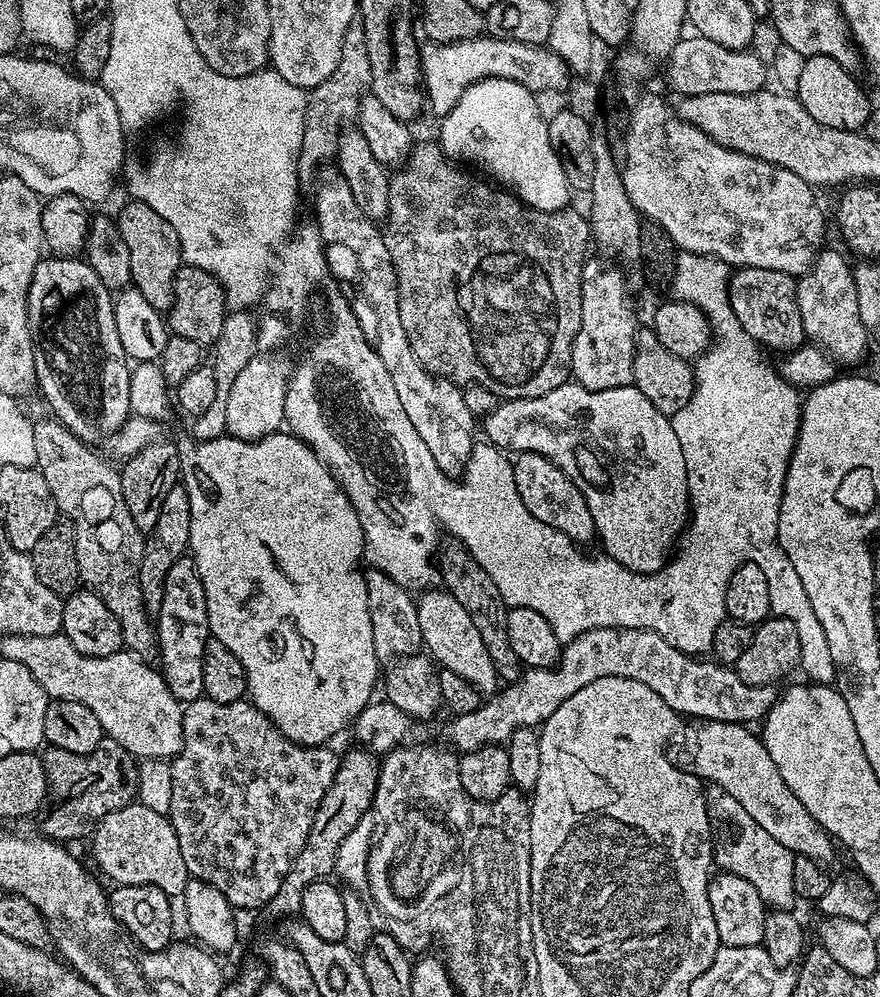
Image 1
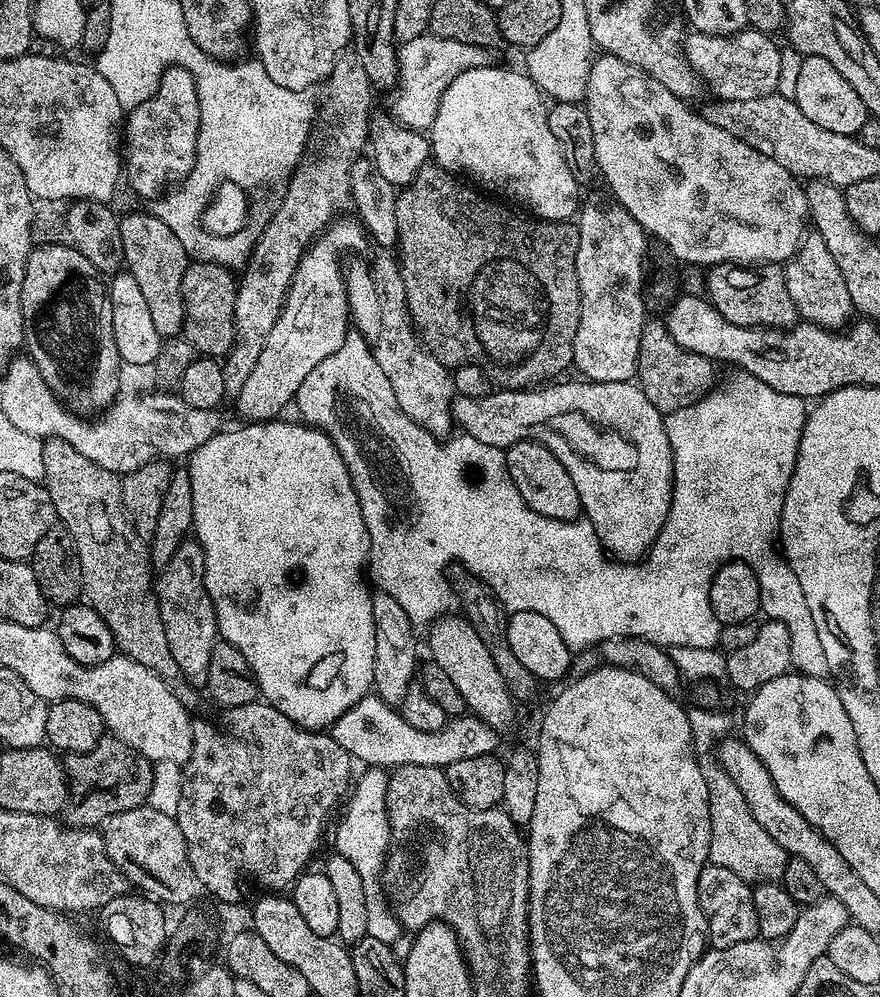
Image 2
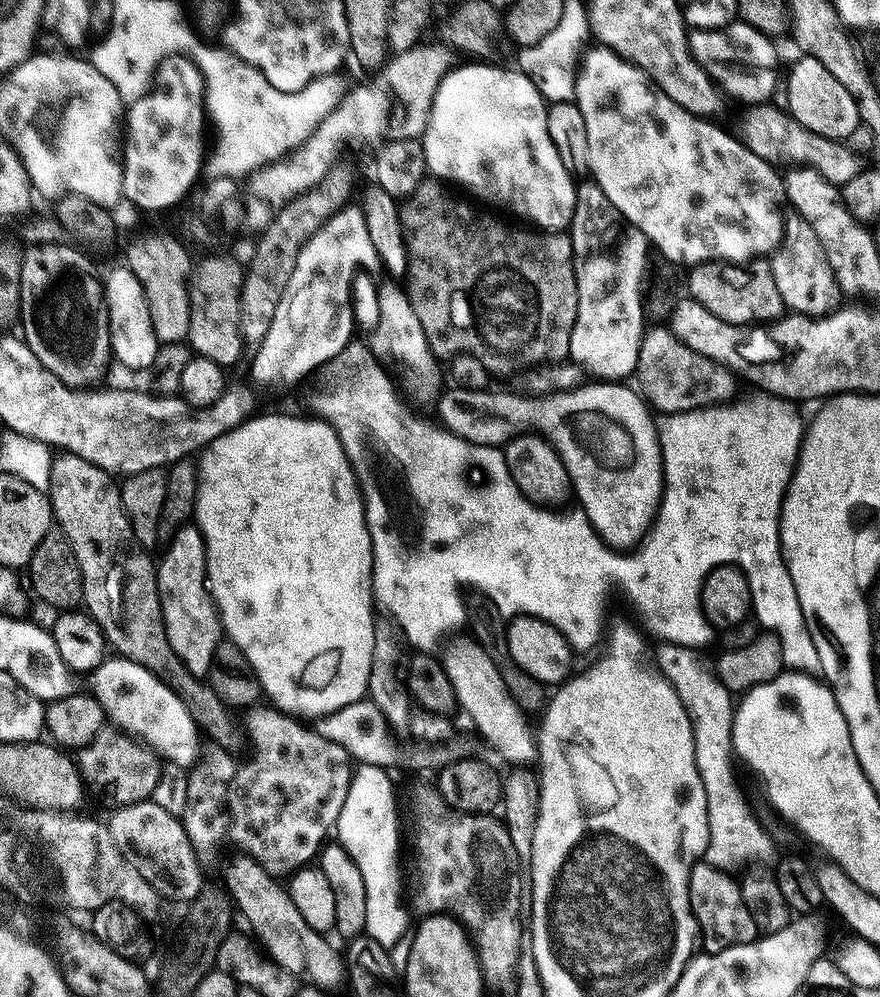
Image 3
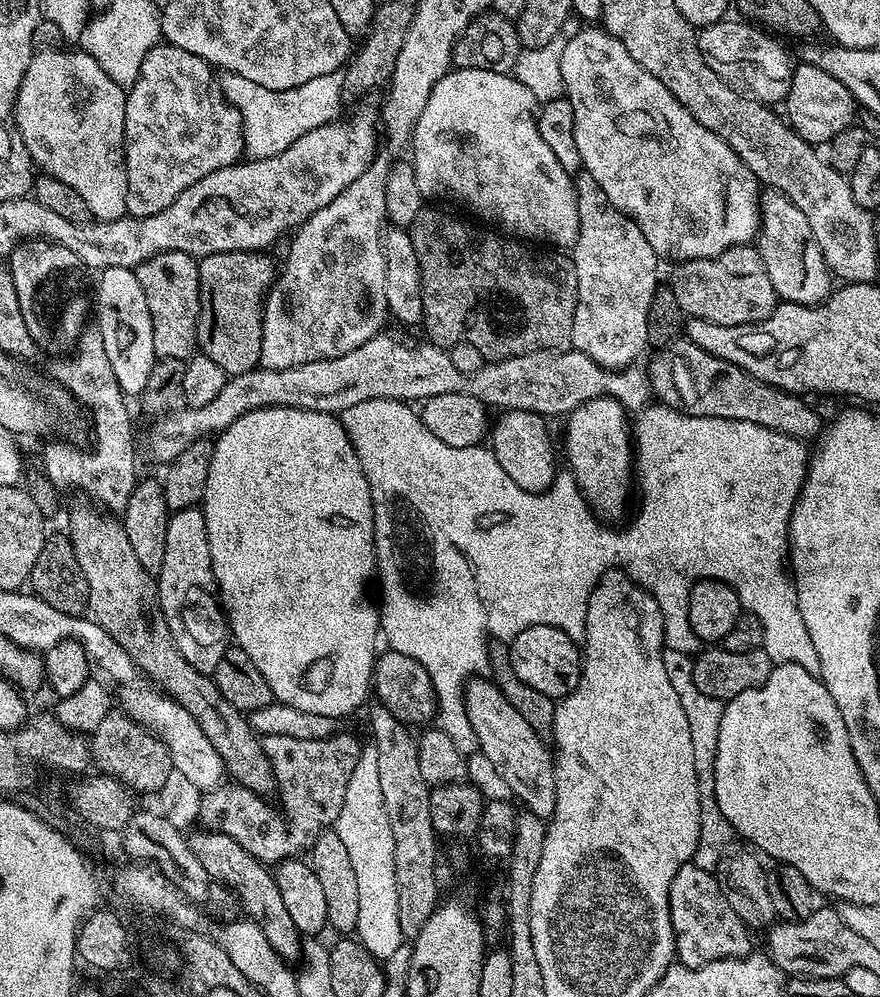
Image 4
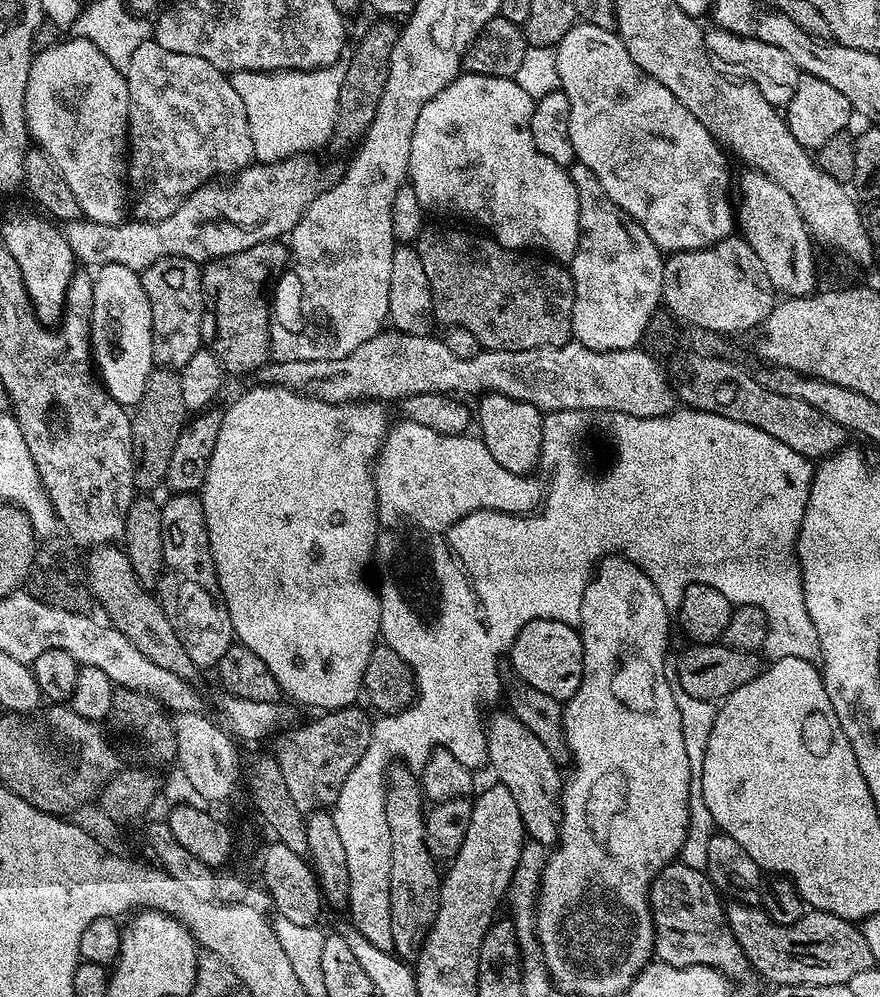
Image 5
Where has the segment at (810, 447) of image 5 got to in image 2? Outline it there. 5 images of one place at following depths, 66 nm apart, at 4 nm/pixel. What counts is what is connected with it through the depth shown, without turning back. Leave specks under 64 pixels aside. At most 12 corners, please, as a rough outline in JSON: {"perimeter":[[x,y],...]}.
{"perimeter":[[645,319],[635,379],[662,414],[702,399],[713,361]]}

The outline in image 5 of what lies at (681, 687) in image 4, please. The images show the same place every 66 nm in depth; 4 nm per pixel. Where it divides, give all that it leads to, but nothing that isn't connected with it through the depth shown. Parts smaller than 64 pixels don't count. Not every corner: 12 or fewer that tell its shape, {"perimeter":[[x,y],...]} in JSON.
{"perimeter":[[675,689],[682,740],[696,781],[679,859],[703,870],[717,831],[706,806],[702,766],[717,705]]}

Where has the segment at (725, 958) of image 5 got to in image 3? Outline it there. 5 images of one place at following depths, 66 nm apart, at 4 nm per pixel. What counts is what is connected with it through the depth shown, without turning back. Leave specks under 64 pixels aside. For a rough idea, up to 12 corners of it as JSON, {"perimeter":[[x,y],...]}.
{"perimeter":[[703,862],[688,897],[705,953],[757,939],[739,883]]}

